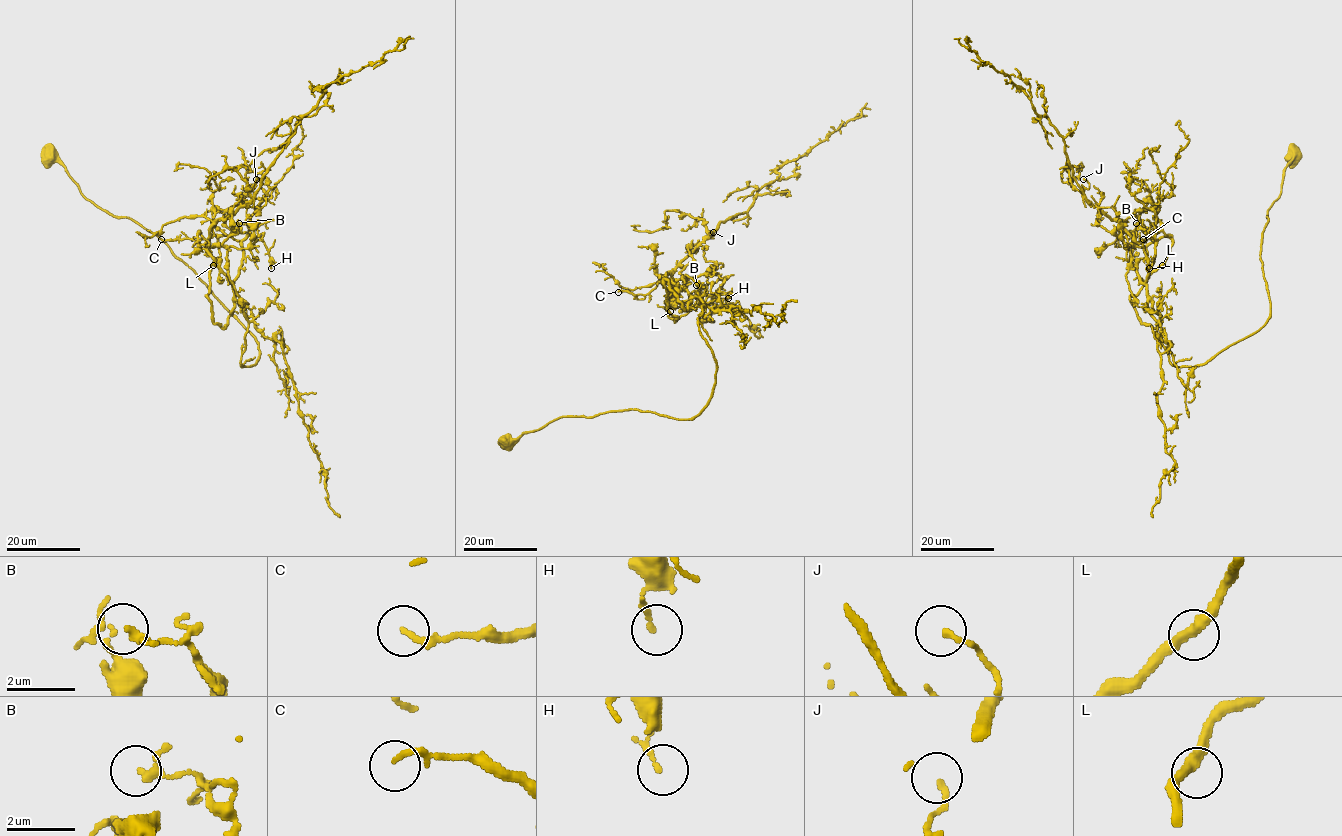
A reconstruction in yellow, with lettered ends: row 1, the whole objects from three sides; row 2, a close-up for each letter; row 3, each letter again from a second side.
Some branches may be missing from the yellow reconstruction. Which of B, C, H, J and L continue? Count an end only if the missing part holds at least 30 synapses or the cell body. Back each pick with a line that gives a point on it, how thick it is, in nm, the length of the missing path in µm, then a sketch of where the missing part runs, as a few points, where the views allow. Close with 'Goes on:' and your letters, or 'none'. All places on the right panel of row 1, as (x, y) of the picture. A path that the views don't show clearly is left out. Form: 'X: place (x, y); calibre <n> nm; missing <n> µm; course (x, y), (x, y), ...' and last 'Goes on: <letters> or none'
Goes on: none

